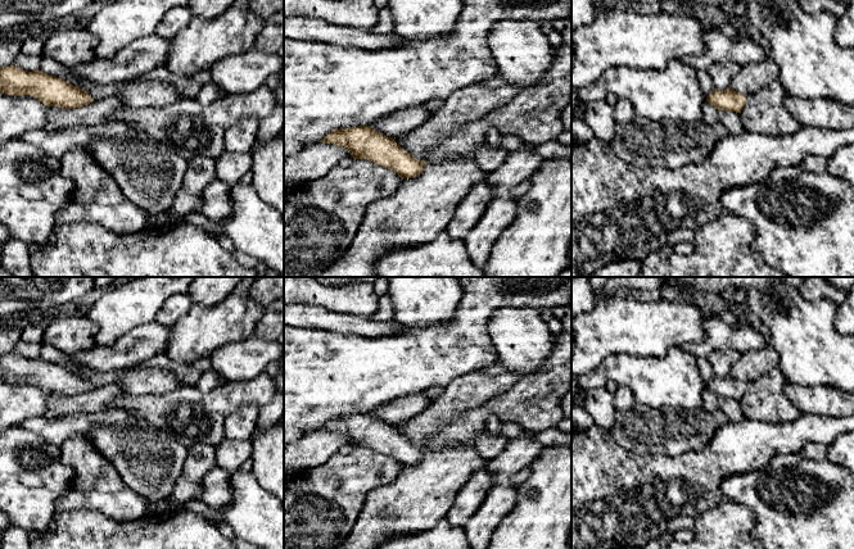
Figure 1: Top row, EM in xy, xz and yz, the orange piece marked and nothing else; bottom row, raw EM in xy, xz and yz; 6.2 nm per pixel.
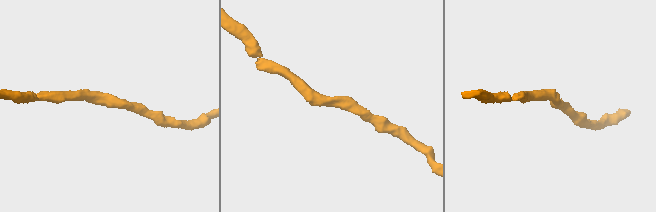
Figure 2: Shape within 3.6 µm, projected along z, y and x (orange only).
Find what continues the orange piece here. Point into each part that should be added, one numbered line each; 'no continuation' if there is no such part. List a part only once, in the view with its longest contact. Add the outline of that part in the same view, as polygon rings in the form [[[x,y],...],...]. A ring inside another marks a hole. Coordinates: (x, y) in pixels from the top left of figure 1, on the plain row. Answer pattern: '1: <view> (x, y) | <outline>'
no continuation

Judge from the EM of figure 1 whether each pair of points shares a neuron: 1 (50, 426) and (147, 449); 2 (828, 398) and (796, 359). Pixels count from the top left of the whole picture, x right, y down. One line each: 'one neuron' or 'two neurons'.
1: one neuron
2: two neurons

